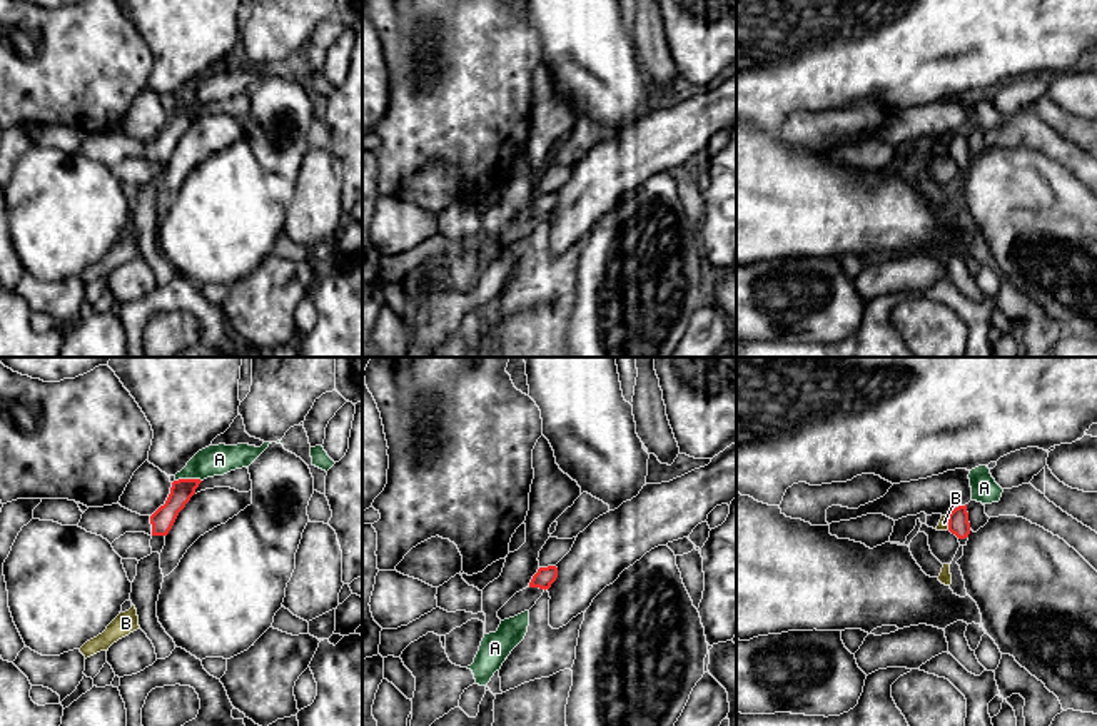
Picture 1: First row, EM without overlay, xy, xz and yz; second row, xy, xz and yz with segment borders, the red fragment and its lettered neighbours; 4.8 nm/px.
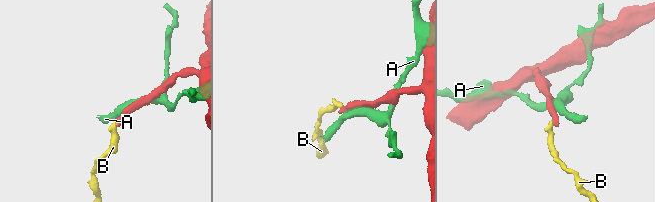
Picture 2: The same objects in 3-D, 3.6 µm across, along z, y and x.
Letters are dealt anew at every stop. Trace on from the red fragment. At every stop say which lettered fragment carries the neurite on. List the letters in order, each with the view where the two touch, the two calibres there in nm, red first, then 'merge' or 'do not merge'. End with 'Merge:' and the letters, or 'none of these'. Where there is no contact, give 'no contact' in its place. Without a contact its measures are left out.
A: contact in xy; calibres 110 and 140 nm; do not merge
B: contact in yz; calibres 100 and 50 nm; do not merge
Merge: none of these

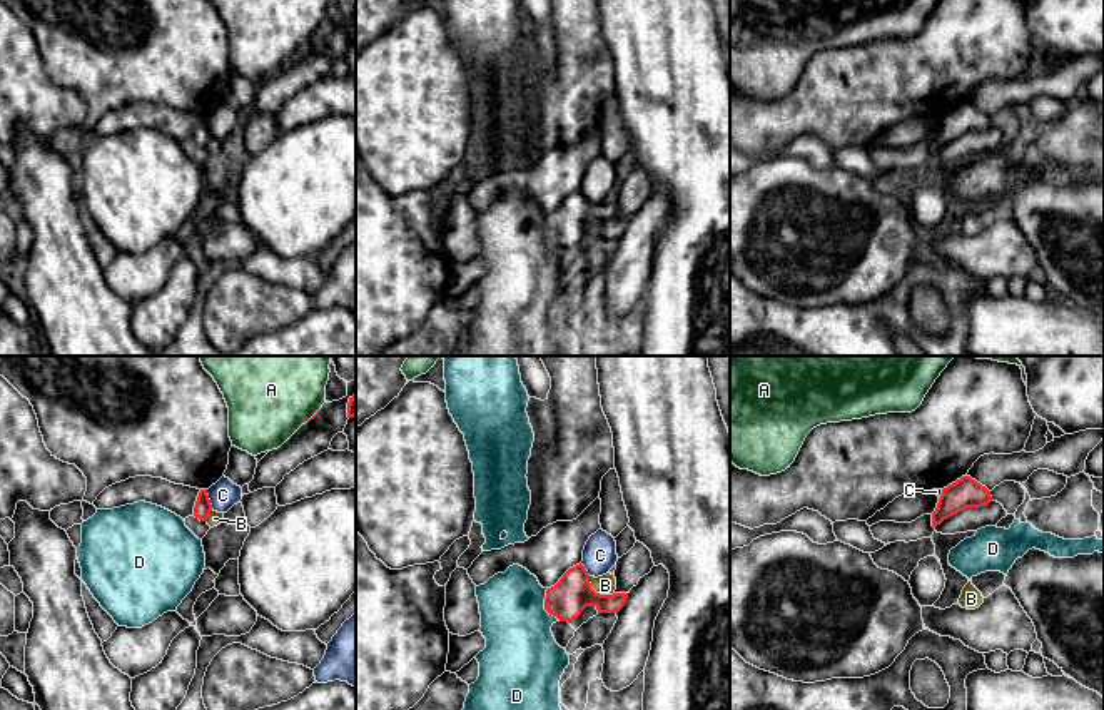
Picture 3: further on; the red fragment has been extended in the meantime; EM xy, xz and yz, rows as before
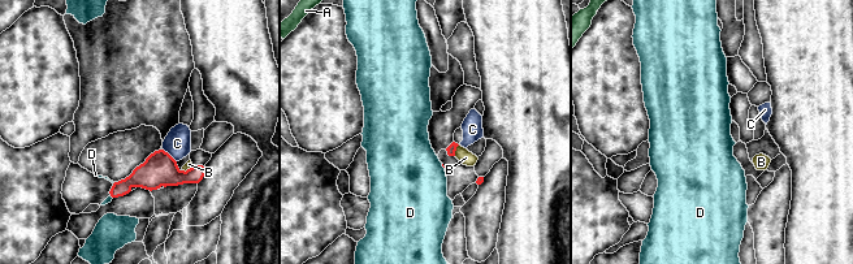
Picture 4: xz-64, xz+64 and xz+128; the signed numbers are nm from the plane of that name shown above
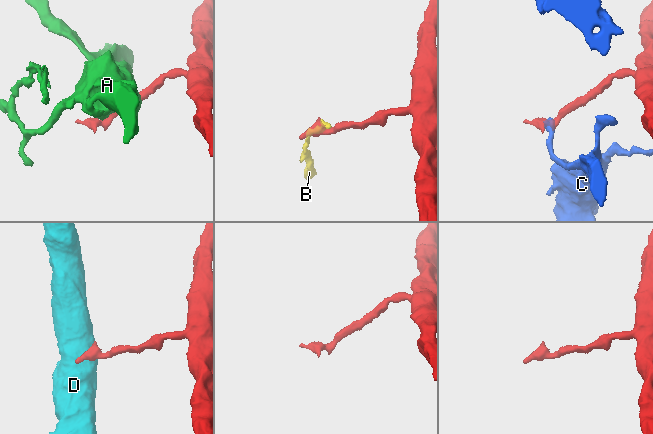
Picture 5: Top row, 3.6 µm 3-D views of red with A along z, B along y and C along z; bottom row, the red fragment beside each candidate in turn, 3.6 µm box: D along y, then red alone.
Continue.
A: contact in xy; calibres 20 and 360 nm; do not merge
B: contact in xz; calibres 180 and 100 nm; do not merge
C: contact in xy; calibres 90 and 140 nm; do not merge
D: contact in xz; calibres 180 and 340 nm; do not merge
Merge: none of these

